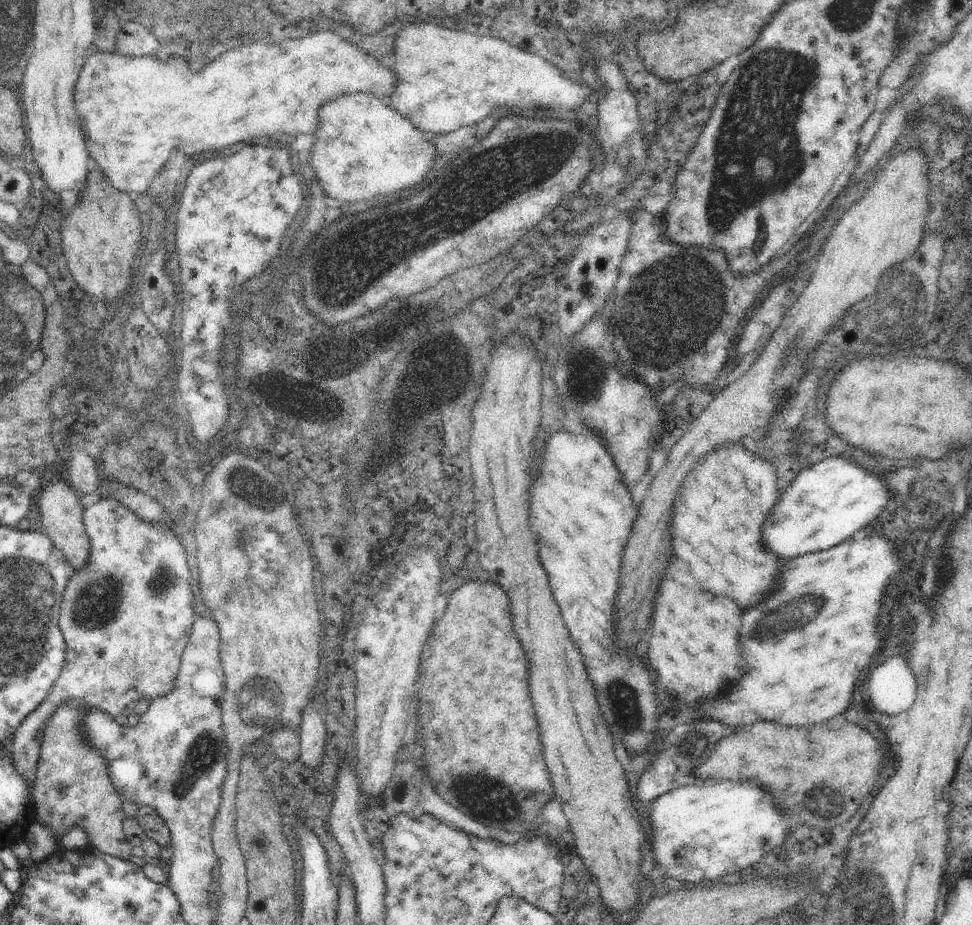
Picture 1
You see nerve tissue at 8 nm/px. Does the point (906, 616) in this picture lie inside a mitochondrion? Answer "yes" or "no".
yes

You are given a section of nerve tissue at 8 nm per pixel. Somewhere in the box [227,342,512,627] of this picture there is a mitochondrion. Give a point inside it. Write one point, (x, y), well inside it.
(446, 378)

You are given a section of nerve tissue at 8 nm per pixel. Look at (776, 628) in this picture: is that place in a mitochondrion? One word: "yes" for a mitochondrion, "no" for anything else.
yes

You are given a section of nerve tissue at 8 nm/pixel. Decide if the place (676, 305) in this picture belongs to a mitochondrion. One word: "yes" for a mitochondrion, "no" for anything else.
yes

